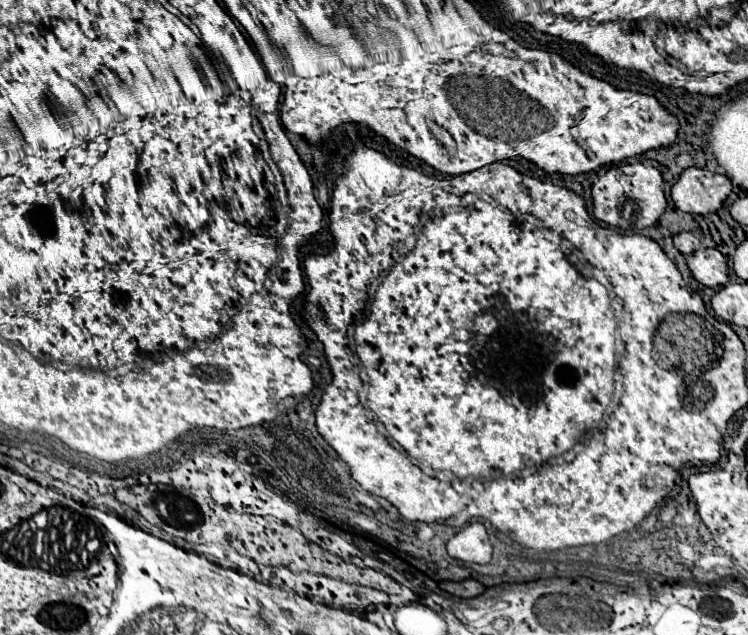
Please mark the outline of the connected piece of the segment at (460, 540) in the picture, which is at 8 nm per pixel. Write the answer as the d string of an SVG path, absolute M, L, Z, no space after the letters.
M480 522L466 524L446 544L448 554L466 564L488 564L492 556L492 544L486 528Z

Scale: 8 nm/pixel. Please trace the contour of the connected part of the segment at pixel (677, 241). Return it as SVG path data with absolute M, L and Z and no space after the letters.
M680 232L680 234L674 236L674 246L682 254L688 256L688 254L692 254L692 252L696 252L700 248L700 240L694 234L690 234L690 232Z

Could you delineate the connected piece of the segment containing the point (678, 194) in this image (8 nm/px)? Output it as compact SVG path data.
M686 168L672 186L672 202L682 212L708 214L722 208L722 202L732 192L728 176L706 168Z

